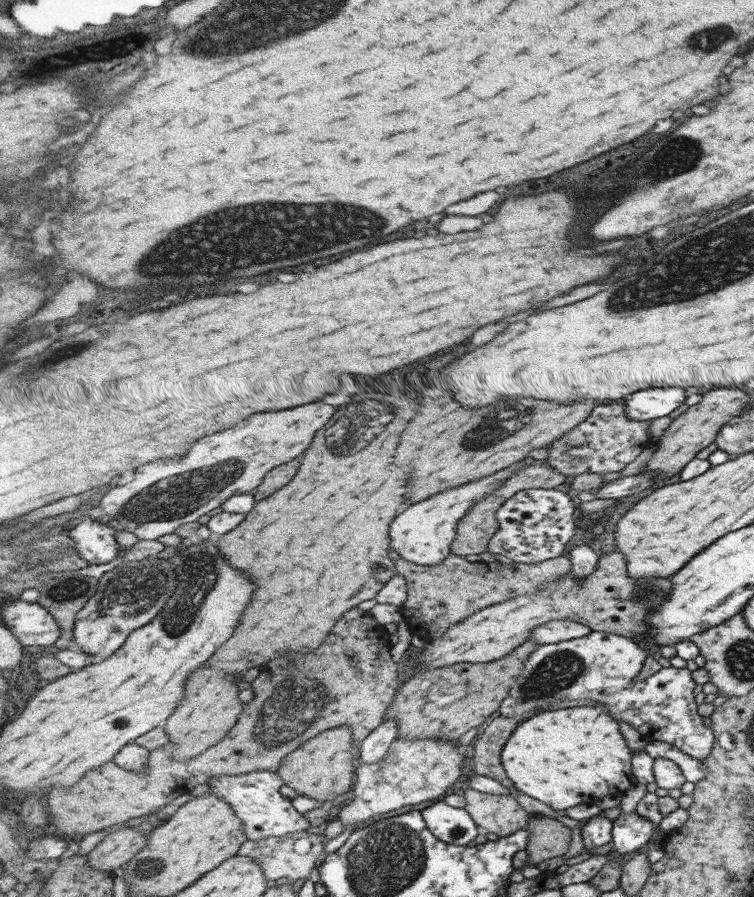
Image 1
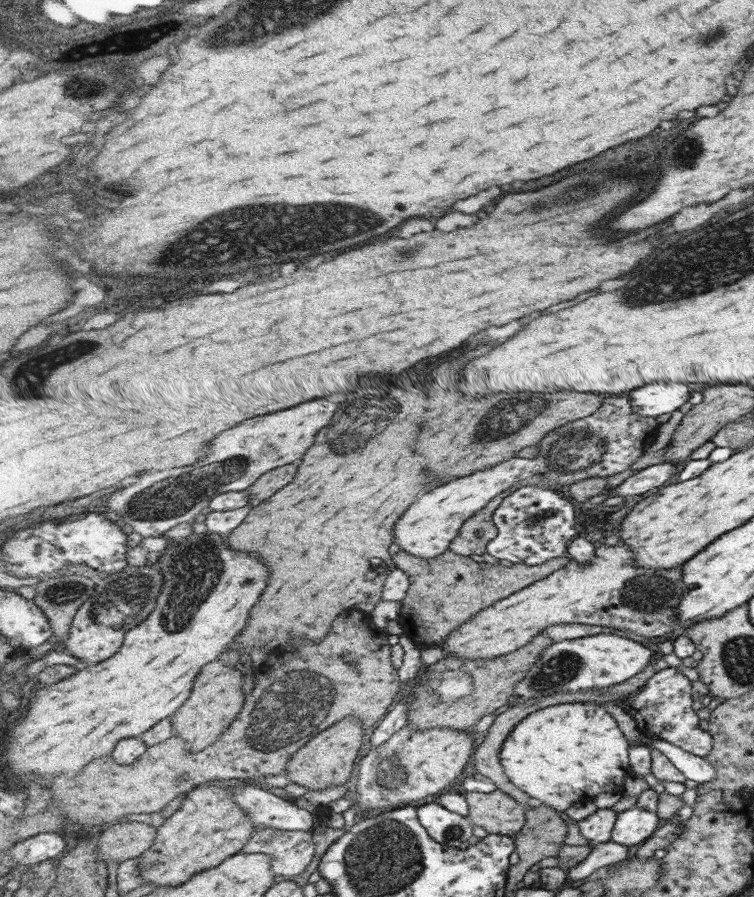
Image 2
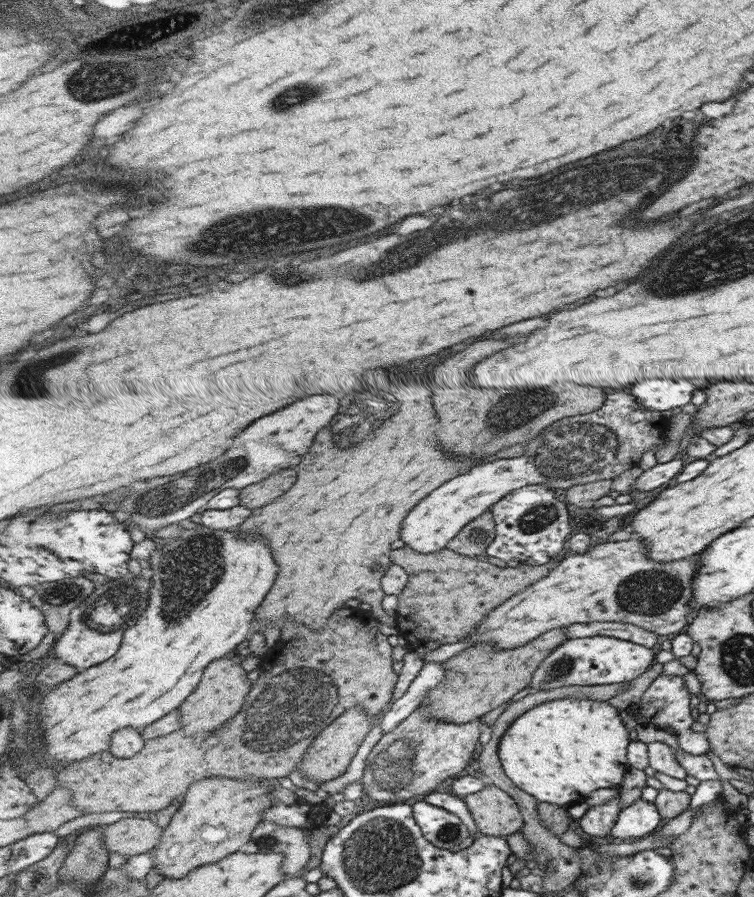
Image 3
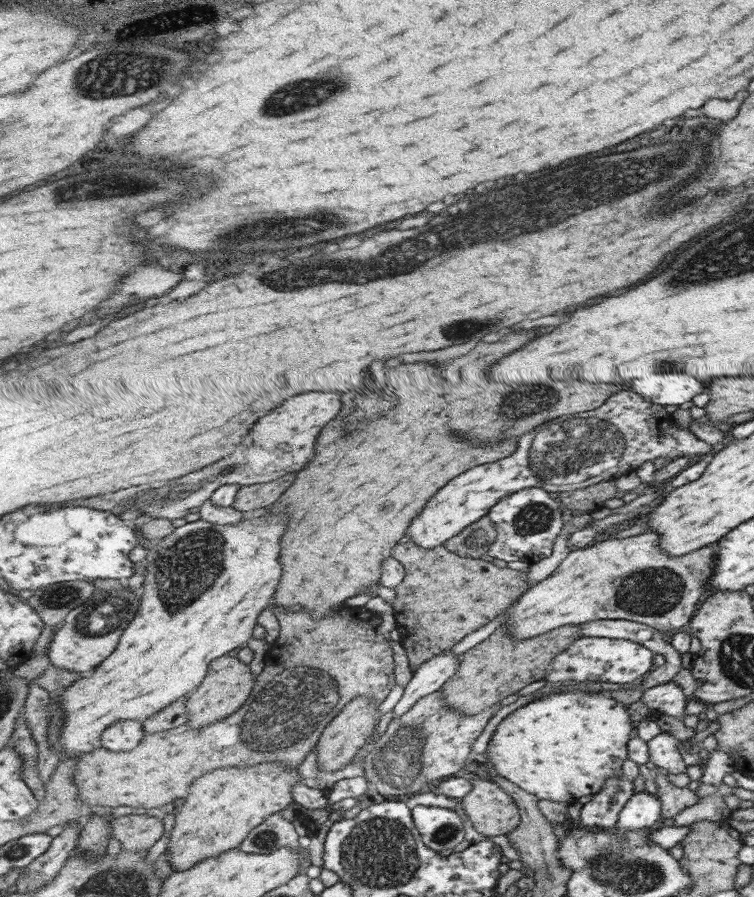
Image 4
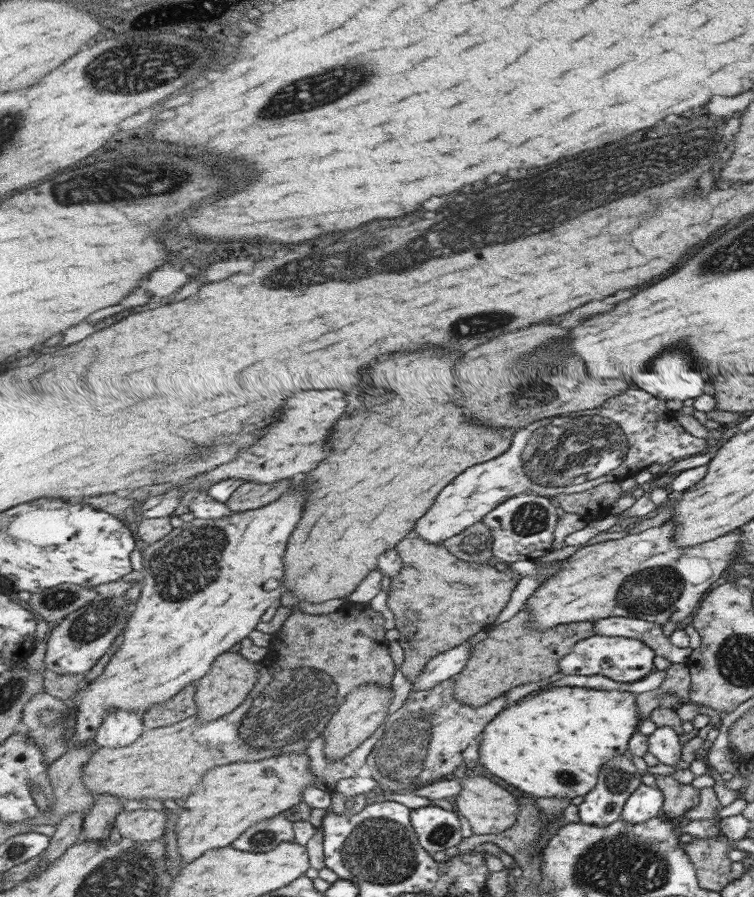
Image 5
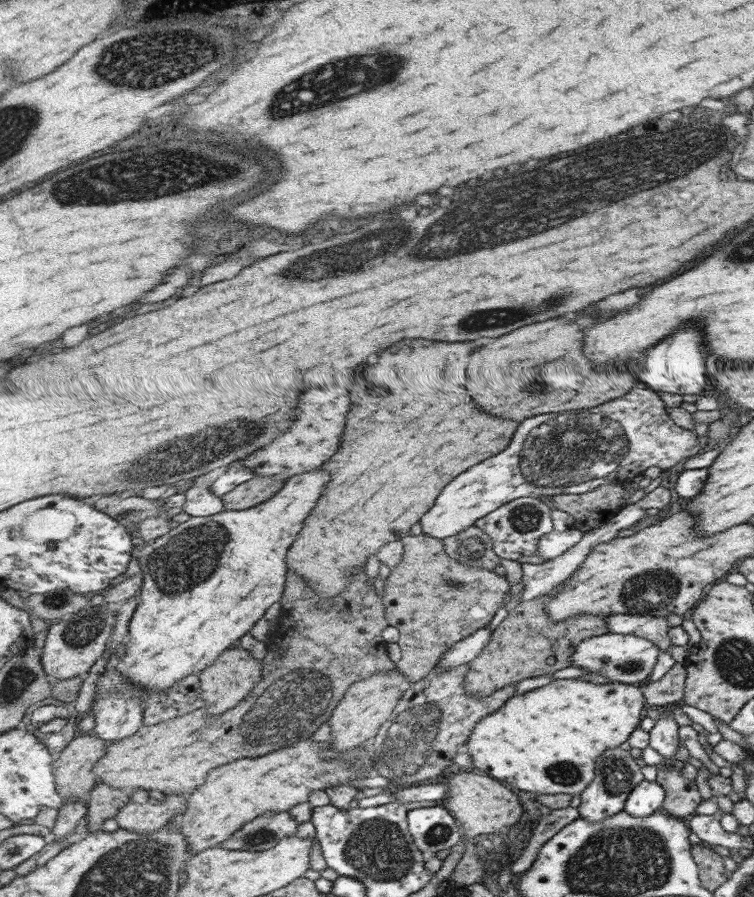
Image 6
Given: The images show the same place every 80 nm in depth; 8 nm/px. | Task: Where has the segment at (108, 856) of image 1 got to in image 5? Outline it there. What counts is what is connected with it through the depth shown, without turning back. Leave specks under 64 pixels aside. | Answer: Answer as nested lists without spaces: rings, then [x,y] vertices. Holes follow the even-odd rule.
[[[136,809],[122,811],[116,818],[115,828],[123,837],[136,841],[152,841],[162,838],[167,824],[166,811]]]

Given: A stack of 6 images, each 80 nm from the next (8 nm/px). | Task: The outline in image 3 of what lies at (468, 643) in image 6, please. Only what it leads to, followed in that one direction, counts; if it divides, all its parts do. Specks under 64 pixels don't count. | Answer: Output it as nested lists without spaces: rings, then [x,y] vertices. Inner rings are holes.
[[[428,662],[421,672],[413,679],[409,690],[397,702],[393,703],[381,723],[383,734],[397,728],[401,721],[409,718],[424,702],[428,694],[441,684],[447,676],[448,670],[442,662]]]

